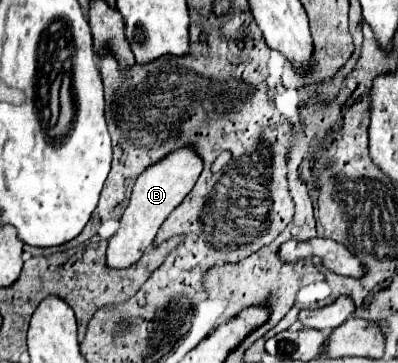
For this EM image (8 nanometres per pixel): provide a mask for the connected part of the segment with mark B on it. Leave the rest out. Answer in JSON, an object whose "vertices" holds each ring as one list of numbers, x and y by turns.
{"vertices":[[186,146,168,154,164,160,146,168,140,174,132,192,132,198,120,218,120,230,108,242,106,264,110,264,110,268,116,268,116,270,128,268,142,258,142,254,152,246,154,236,160,230,162,222,186,198,190,188,196,184,200,172,202,172,202,160,196,156,192,148]]}

